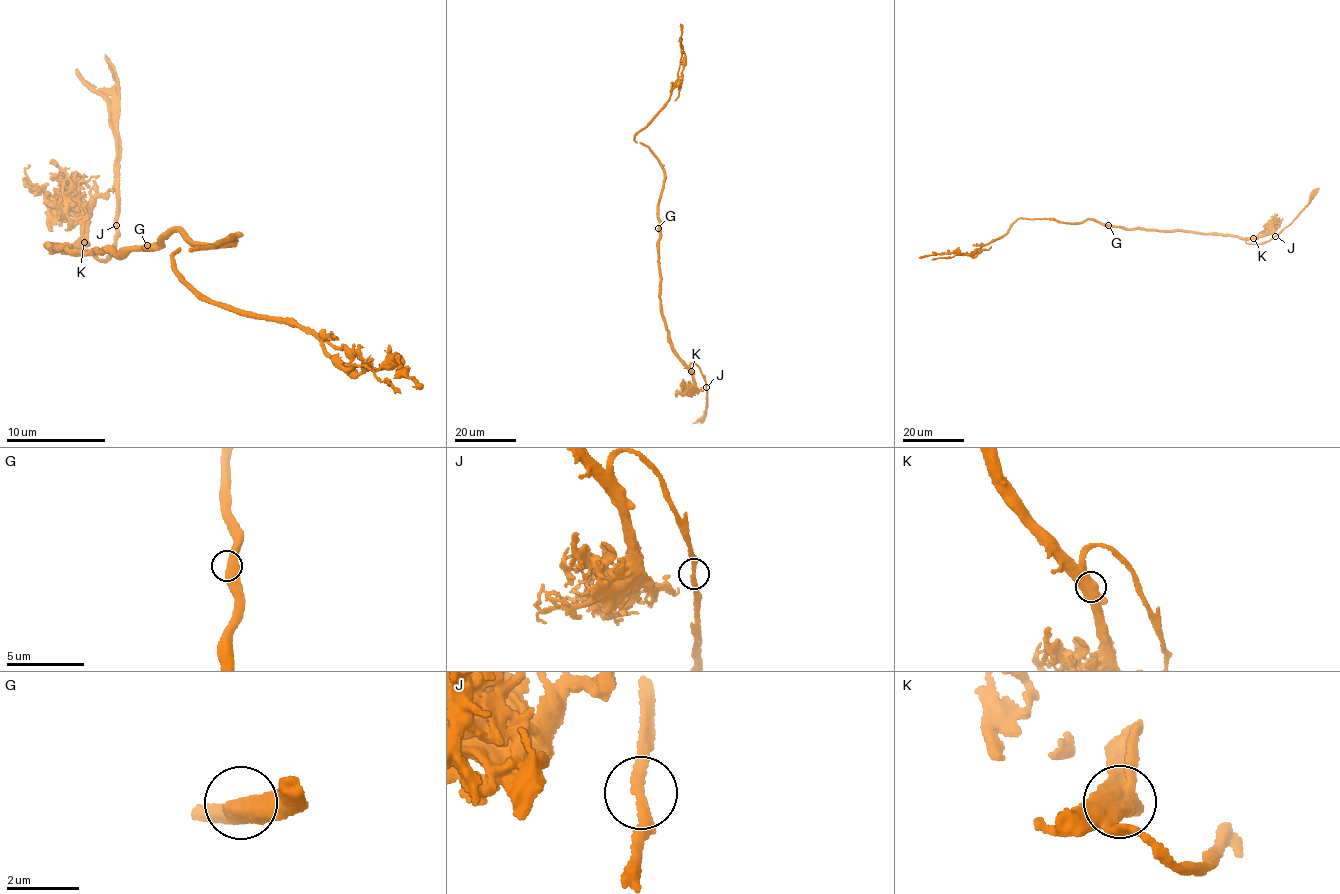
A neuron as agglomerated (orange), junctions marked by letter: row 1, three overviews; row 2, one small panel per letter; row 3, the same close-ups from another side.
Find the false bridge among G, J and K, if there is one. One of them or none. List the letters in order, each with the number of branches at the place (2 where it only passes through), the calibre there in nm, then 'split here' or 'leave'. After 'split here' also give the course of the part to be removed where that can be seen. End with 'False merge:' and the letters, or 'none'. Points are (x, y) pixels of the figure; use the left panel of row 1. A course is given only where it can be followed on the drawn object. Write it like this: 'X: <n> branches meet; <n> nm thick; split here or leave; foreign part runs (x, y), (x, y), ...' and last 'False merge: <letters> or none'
G: 2 branches meet; 550 nm thick; leave
J: 2 branches meet; 220 nm thick; leave
K: 2 branches meet; 600 nm thick; leave
False merge: none

